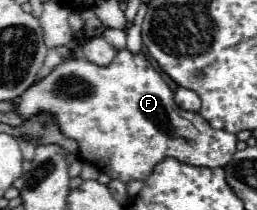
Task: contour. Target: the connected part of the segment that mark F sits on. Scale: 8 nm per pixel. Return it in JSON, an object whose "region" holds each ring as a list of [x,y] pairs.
{"region":[[[120,50],[110,66],[96,66],[86,60],[64,60],[56,66],[42,82],[32,84],[18,102],[18,116],[24,120],[34,112],[50,112],[56,116],[60,130],[74,138],[80,144],[80,156],[94,164],[98,170],[108,174],[110,178],[130,182],[130,180],[146,180],[154,166],[172,156],[180,162],[218,168],[226,166],[236,152],[236,134],[228,134],[224,130],[212,128],[198,112],[180,110],[174,102],[174,94],[160,76],[158,70],[142,54],[132,54],[128,50]]]}

